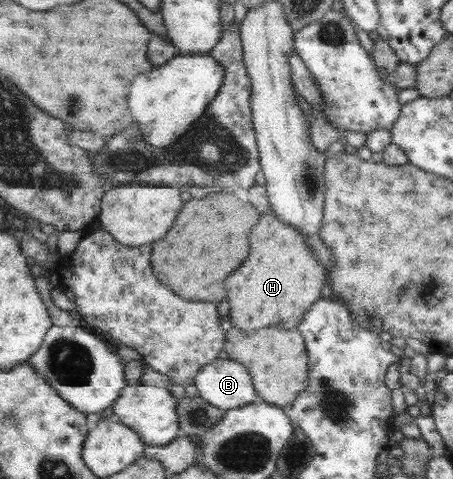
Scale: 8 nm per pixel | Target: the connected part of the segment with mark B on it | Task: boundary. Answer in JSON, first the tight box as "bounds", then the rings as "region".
{"bounds":[195,359,261,410],"region":[[[216,359],[204,366],[195,379],[197,390],[206,402],[224,410],[261,402],[253,375],[246,366],[232,359]]]}

